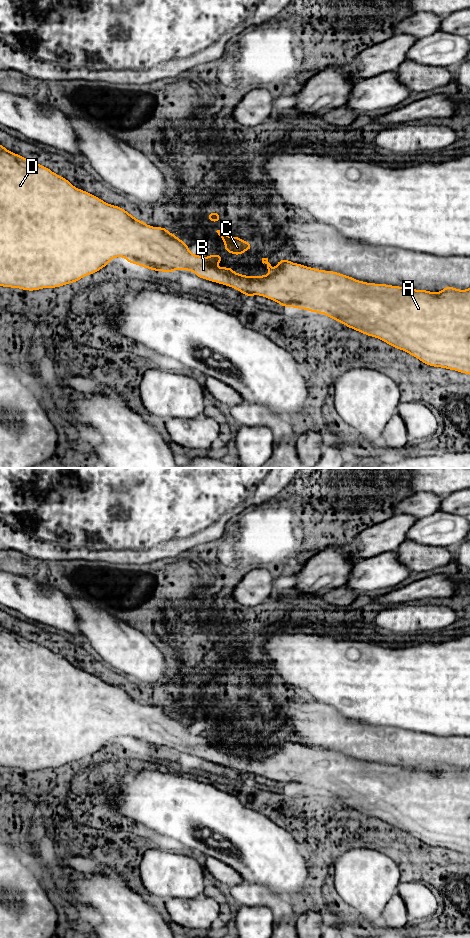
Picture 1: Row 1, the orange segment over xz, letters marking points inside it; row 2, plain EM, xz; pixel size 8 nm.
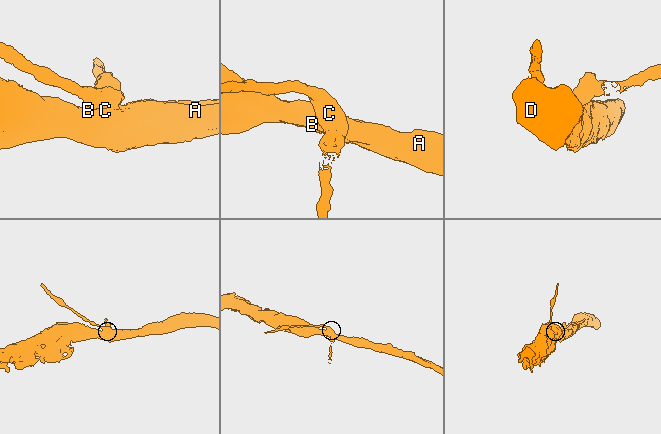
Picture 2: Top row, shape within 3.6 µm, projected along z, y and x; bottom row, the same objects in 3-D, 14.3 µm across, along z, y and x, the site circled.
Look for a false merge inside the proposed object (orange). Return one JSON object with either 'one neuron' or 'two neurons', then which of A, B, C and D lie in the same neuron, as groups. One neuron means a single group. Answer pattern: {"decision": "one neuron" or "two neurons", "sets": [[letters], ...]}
{"decision": "two neurons", "sets": [["A", "B", "D"], ["C"]]}

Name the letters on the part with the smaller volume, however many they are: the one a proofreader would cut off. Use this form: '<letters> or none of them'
C

